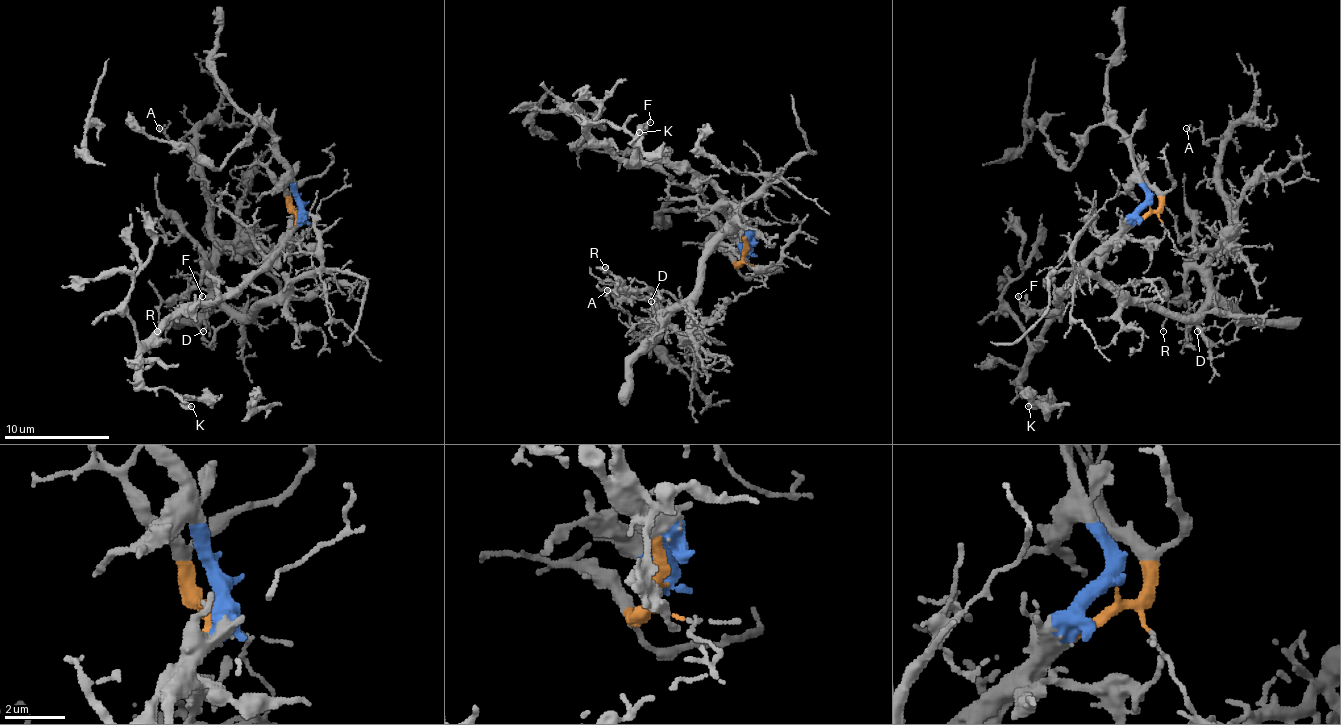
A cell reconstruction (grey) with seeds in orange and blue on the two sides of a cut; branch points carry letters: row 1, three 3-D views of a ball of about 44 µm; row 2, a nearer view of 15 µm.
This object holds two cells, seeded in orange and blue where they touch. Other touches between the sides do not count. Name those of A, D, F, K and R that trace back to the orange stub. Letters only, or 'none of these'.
A, D, R

